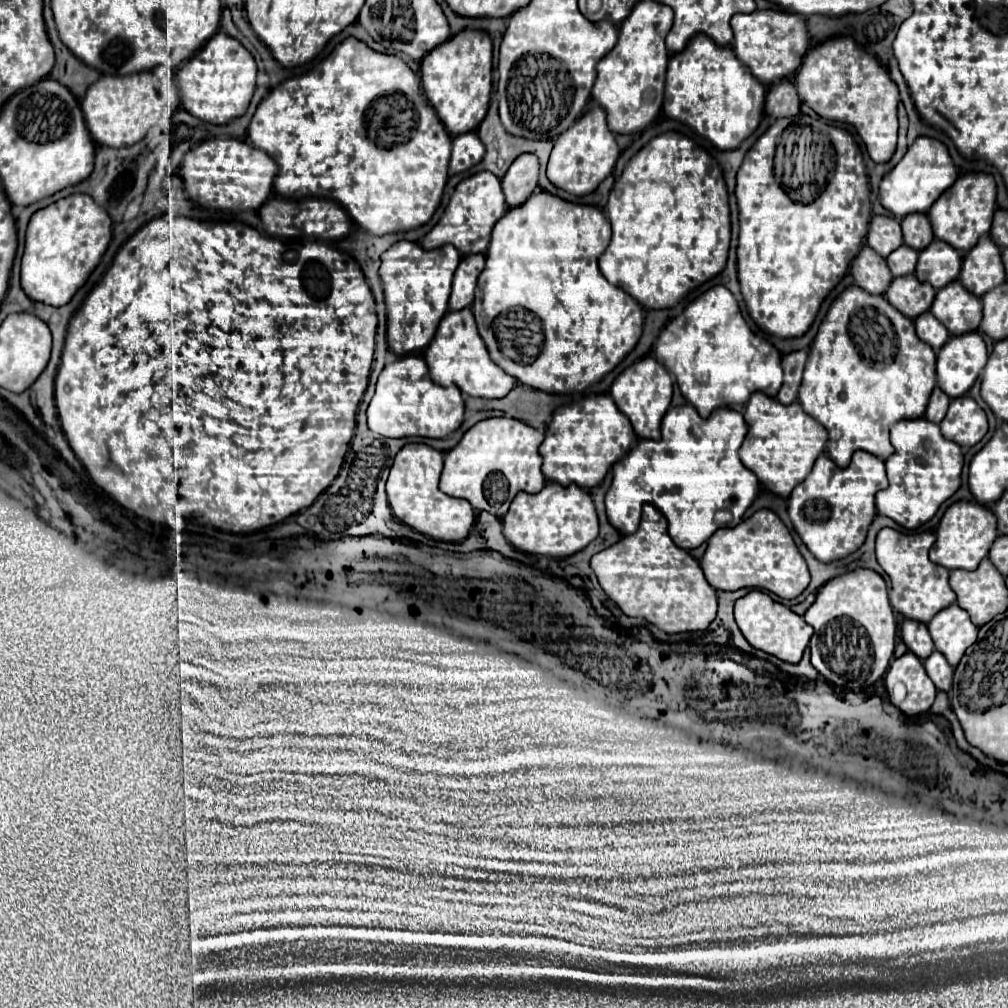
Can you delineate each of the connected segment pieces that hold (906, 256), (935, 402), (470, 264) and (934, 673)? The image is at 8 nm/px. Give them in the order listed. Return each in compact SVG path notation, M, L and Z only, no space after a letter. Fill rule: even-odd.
M903 244L887 256L887 264L889 264L889 270L893 276L905 276L905 274L915 272L917 258L919 258L919 252L915 248Z
M935 388L933 394L931 394L931 400L929 400L929 406L927 406L927 412L925 412L925 418L939 424L945 414L947 414L947 406L949 406L949 396L941 390L941 388Z
M483 254L463 256L463 260L455 272L455 278L453 278L453 292L449 298L449 310L463 310L463 308L471 306L475 284L477 284L477 278L483 268L485 268Z
M937 650L923 662L929 678L935 682L937 690L949 692L951 690L951 682L953 682L953 666L943 658L943 654L939 654Z

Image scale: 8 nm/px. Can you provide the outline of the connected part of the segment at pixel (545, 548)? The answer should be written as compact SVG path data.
M547 482L537 494L519 492L509 512L503 518L505 538L521 552L543 554L553 558L565 558L583 550L599 534L597 512L591 496L577 484L561 486L557 482Z

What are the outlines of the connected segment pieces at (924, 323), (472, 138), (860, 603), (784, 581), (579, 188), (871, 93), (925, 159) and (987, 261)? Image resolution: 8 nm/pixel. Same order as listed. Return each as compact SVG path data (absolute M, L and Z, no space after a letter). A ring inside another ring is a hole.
M923 312L919 318L915 318L915 328L919 338L927 342L935 352L949 340L947 328L931 312Z
M467 132L467 134L459 134L453 138L453 152L451 152L451 162L449 162L449 170L451 174L457 172L465 172L471 166L475 166L485 154L485 146L479 140L477 132Z
M857 568L829 580L817 592L817 600L803 618L815 628L809 642L811 664L827 682L859 692L885 674L893 658L897 624L887 598L885 580L875 570Z
M759 510L735 528L719 528L707 542L701 568L715 590L761 588L791 600L809 586L807 562L799 554L787 526L771 510Z
M597 106L589 110L585 116L581 116L563 134L559 134L547 164L547 178L551 180L551 184L555 184L561 190L567 190L569 194L575 196L591 194L611 174L617 158L619 158L619 146L615 142L615 136L607 128L605 110Z
M849 36L831 38L831 40L823 42L823 44L811 48L805 54L803 64L801 64L801 68L799 68L797 76L795 76L795 86L799 90L799 98L807 106L811 106L821 118L853 124L857 134L865 142L867 152L869 152L873 162L889 162L891 160L891 156L895 152L895 146L897 146L899 90L897 90L895 82L891 82L887 70L871 54L867 54L863 48L859 48L853 38L849 38Z
M919 136L901 158L901 162L883 176L879 186L881 204L891 210L897 218L903 218L913 212L929 212L933 202L957 180L957 168L947 152L947 146L935 138Z
M989 236L979 238L975 248L965 256L959 282L975 296L983 296L987 290L1005 282L1001 252Z

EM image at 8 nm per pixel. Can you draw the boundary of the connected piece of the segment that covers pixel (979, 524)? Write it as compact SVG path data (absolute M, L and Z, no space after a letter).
M959 500L955 504L951 504L947 508L947 512L943 514L939 528L937 528L937 542L929 550L929 558L935 564L945 566L947 570L955 570L955 568L975 570L979 566L979 562L989 554L989 548L995 542L995 538L997 538L995 514L981 504Z

